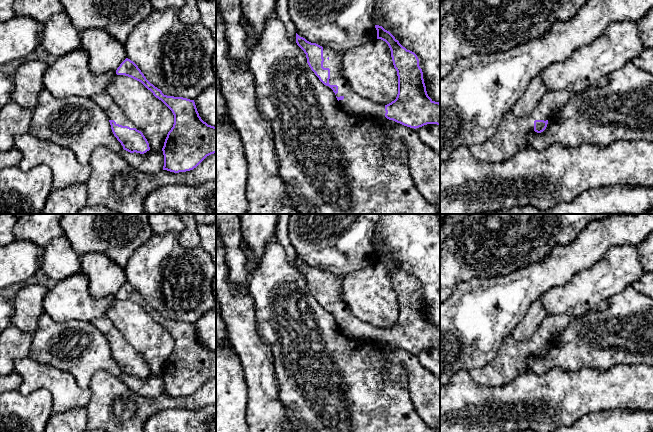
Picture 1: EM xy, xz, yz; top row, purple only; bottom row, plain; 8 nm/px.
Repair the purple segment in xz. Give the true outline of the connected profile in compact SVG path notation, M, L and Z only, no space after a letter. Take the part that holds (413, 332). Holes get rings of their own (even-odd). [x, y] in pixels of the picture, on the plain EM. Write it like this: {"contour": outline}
{"contour": "M375 249L375 252L377 263L385 265L391 274L398 300L397 321L387 329L365 323L351 313L340 296L343 277L311 267L297 257L296 267L306 278L311 294L324 309L333 314L345 336L359 340L385 340L414 353L427 348L440 349L440 327L433 325L427 318L417 279L403 271L382 250Z"}

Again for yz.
{"contour": "M550 314L529 340L516 341L507 337L490 363L468 371L470 377L480 385L491 387L510 383L517 375L529 371L527 360L533 355L543 356L551 339L562 333L573 319L571 315Z"}

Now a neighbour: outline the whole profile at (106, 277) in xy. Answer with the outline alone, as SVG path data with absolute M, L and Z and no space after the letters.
M92 252L81 257L81 271L88 278L88 290L93 298L116 296L127 282L125 270L104 254Z

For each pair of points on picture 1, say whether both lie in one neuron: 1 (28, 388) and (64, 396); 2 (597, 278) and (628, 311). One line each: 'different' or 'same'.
1: same
2: different

